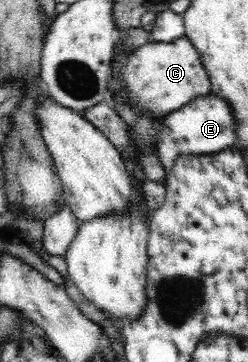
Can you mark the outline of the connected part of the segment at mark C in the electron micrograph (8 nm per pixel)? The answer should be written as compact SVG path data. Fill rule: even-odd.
M187 36L179 37L179 39L175 39L175 41L170 41L169 43L151 41L137 48L129 57L125 69L121 71L121 76L127 82L127 88L129 88L129 96L131 96L133 106L137 104L135 108L139 112L151 110L159 118L165 117L169 112L181 109L183 106L191 103L195 97L207 95L211 92L209 72L203 66L203 60L201 60L195 45L193 45L193 42Z

